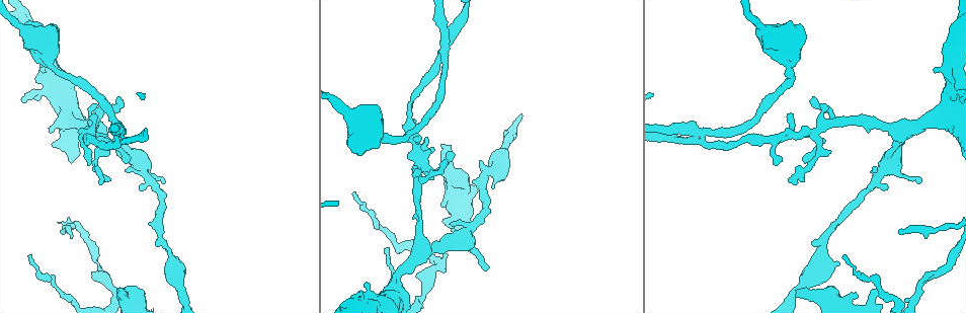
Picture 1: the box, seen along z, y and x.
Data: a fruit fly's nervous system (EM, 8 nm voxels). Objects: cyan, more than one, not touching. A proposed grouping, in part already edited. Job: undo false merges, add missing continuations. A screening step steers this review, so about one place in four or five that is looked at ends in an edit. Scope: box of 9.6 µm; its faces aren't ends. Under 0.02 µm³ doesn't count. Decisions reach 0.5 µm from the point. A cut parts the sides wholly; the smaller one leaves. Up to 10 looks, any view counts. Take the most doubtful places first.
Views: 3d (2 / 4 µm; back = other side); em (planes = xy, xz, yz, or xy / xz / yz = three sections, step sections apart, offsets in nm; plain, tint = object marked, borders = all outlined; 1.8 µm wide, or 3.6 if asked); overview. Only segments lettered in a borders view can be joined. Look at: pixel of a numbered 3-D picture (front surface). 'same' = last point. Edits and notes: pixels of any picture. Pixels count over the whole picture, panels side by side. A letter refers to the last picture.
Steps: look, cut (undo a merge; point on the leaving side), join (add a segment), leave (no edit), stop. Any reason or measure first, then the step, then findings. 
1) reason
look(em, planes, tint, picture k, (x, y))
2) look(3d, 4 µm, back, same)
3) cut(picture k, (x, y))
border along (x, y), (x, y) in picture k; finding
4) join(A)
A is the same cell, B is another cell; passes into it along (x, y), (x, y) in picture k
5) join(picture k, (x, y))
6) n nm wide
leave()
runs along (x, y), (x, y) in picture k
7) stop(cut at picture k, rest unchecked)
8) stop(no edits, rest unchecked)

look(em, 3.6 µm, planes, tint, picture 1, (443, 53))

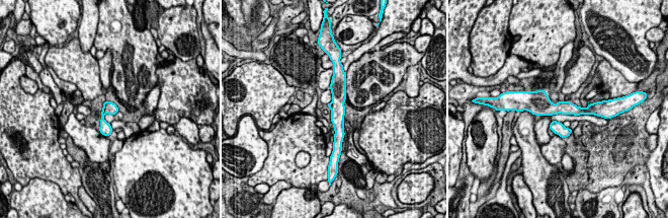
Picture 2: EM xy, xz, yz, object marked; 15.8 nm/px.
see the neighbours
look(em, 3.6 µm, planes, borders, same)

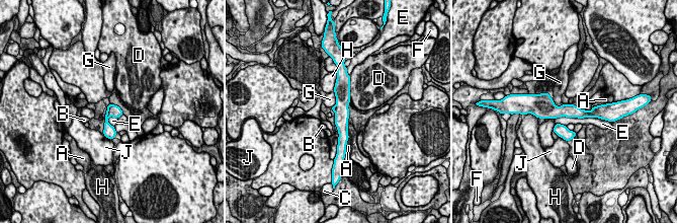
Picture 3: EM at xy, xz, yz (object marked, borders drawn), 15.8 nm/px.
200 nm wide
cut(picture 3, (114, 110))
A, B, C, D, E, F, G, H and J are other cells; border along (111, 104), (108, 117) in picture 3; two neurons meet here

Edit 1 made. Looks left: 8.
look(3d, 4 µm, picture 1, (442, 145))

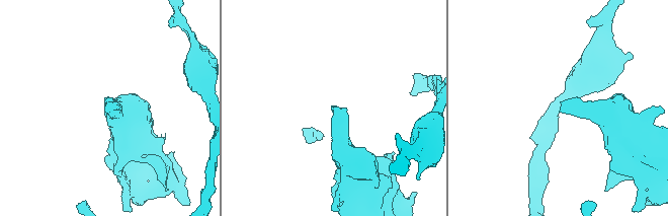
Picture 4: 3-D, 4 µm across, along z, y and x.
look(em, planes, borders, picture 4, (106, 110))

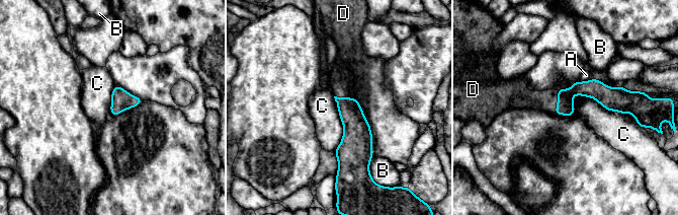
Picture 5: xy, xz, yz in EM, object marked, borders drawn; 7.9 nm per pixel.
join(D)
D is the same cell, A, B and C are other cells; it goes on there

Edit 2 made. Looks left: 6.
end of a long branch
look(em, yz, step 16, borders, picture 1, (845, 254))

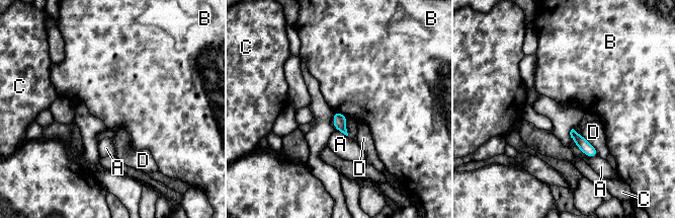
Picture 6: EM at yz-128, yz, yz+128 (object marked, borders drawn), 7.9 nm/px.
look(em, planes, borders, same)

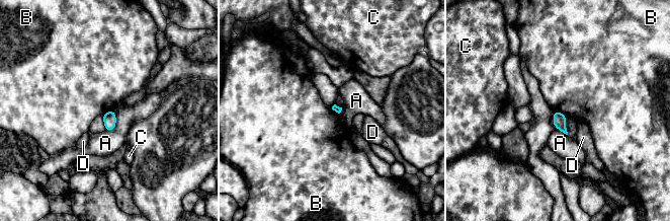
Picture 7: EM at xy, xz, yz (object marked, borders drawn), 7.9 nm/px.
leave()
A, B, C and D are other cells; border along (555, 109), (567, 117) in picture 7; none of them fits

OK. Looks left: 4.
long arm stops here
look(em, planes, borders, picture 1, (64, 229))

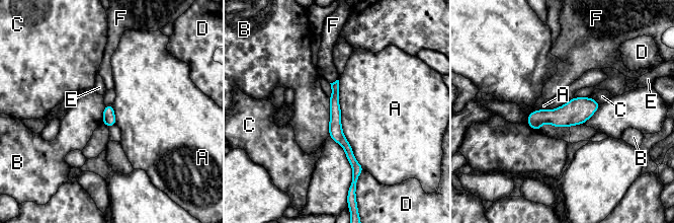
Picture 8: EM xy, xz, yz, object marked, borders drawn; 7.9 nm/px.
leave()
A, B, C, D, E and F are other cells; border along (338, 79), (342, 132), (364, 169) in picture 8; none of them fits

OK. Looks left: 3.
stop(cut at picture 3, join at picture 5, rest unchecked)

